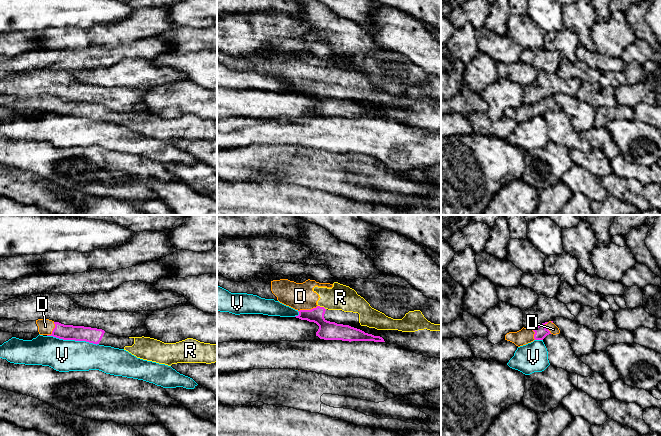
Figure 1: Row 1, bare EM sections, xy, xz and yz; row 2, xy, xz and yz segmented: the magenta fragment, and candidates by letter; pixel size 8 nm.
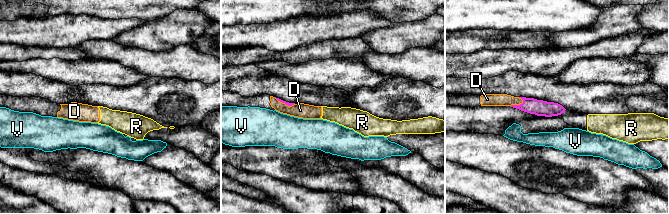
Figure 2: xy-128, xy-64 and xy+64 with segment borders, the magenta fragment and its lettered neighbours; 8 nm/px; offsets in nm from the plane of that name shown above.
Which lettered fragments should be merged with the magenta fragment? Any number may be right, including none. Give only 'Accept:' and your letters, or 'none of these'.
Accept: D, R

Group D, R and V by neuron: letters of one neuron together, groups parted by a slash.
D R / V

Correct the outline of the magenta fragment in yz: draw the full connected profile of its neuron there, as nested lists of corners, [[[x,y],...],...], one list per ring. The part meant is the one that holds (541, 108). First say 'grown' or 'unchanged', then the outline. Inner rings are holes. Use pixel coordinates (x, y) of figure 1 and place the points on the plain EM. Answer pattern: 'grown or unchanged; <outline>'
grown; [[[551,97],[542,99],[535,104],[527,105],[522,104],[517,108],[509,108],[505,111],[505,116],[514,119],[516,122],[520,123],[534,116],[543,116],[549,110],[559,110],[559,104]]]

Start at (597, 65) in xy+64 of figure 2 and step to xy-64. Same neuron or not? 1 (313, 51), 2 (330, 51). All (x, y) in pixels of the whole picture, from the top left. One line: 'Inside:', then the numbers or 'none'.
Inside: none

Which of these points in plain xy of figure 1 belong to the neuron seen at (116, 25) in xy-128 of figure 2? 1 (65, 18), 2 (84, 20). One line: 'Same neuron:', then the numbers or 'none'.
Same neuron: none

